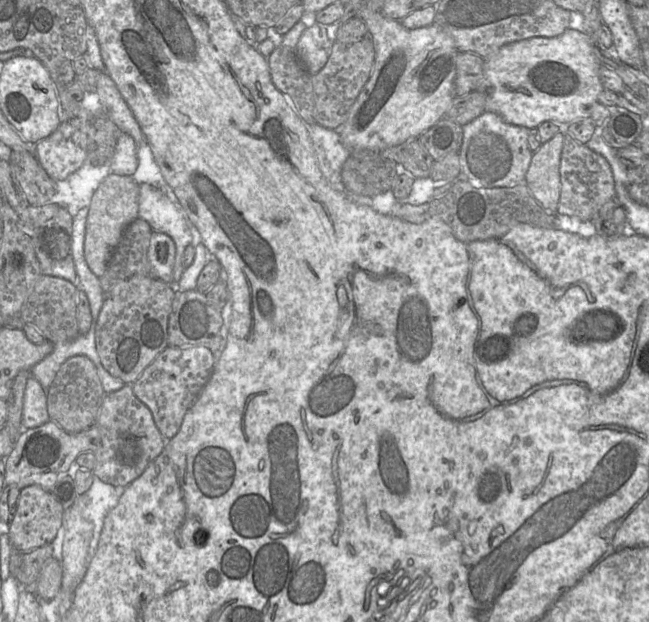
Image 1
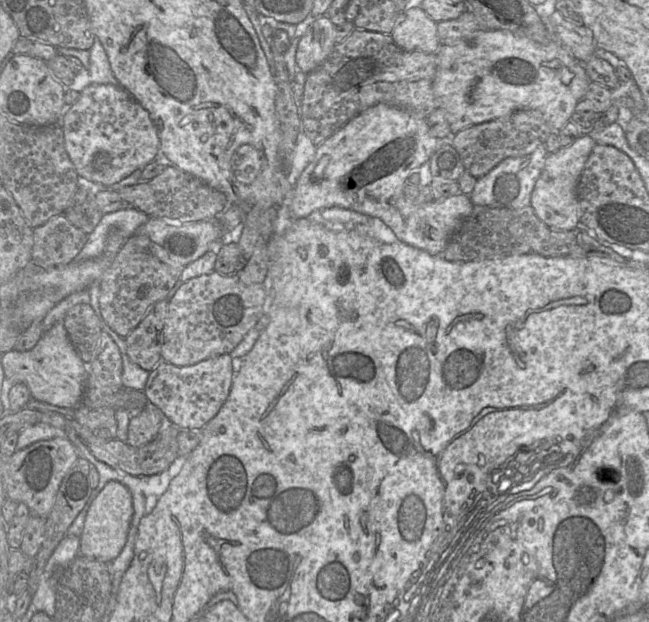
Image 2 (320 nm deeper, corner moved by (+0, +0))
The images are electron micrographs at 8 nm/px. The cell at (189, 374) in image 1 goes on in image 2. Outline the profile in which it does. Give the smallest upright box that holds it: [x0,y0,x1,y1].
[143,354,233,430]

